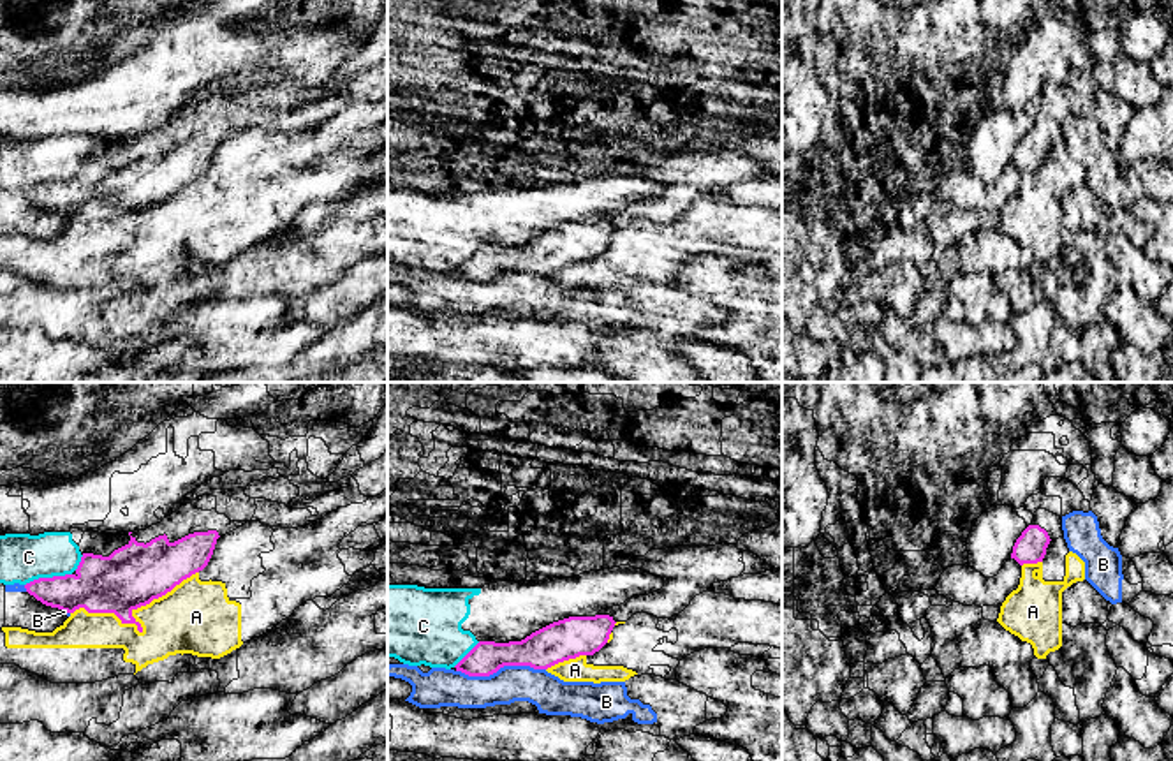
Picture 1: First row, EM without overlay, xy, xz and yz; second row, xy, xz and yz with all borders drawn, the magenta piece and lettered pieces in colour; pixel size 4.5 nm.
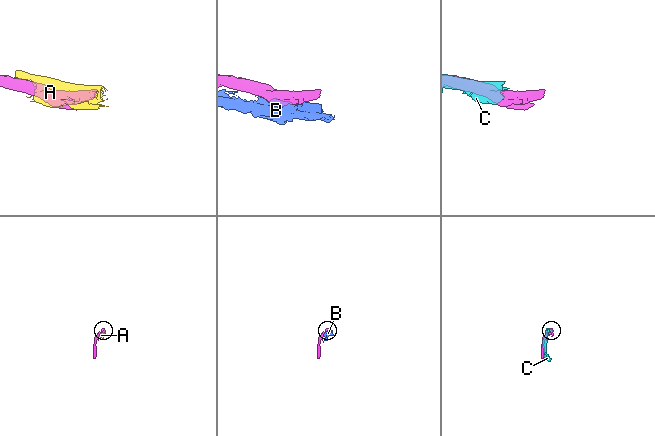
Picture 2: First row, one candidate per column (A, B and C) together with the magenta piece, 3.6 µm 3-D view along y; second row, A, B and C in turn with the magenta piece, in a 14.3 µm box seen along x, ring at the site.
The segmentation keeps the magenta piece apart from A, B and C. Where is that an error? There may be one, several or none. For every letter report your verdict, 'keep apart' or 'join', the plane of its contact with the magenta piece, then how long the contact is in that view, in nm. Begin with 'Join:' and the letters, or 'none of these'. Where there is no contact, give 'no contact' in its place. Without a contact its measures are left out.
Join: none of these
A: keep apart | xy | 600 nm
B: keep apart | xz | 400 nm
C: keep apart | xy | 220 nm

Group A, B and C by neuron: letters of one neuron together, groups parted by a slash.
A / B / C

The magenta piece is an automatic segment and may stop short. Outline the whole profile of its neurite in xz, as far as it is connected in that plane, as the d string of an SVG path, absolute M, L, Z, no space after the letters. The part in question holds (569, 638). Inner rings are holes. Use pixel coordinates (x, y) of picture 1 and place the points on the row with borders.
M609 615L569 617L553 622L521 641L479 641L454 668L468 676L490 676L504 666L548 669L579 655L594 655L615 627Z

